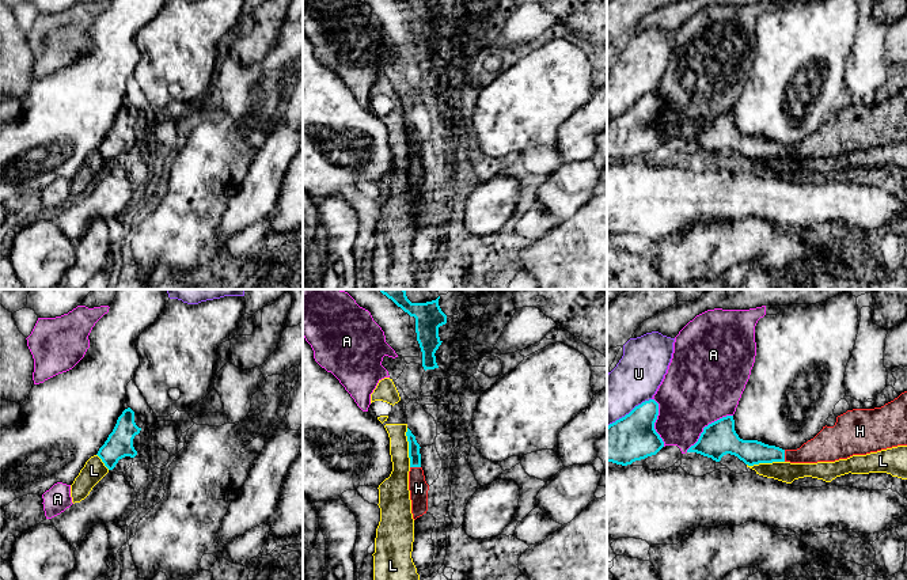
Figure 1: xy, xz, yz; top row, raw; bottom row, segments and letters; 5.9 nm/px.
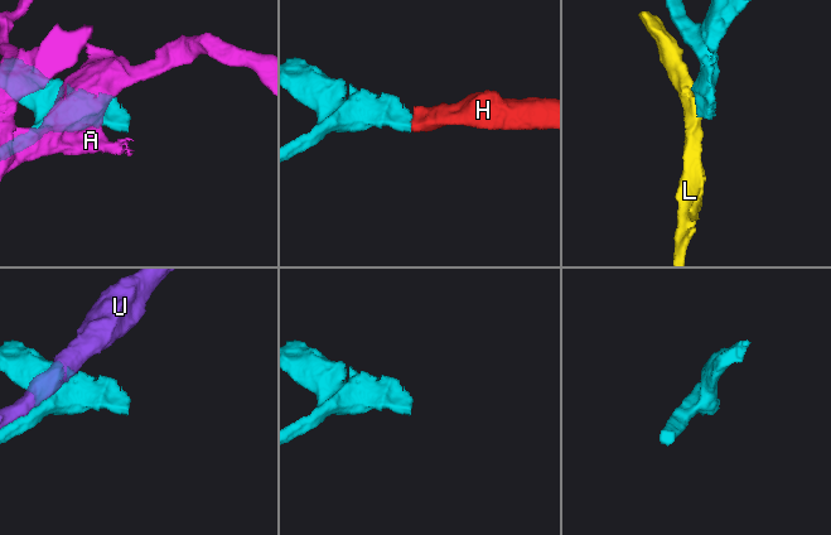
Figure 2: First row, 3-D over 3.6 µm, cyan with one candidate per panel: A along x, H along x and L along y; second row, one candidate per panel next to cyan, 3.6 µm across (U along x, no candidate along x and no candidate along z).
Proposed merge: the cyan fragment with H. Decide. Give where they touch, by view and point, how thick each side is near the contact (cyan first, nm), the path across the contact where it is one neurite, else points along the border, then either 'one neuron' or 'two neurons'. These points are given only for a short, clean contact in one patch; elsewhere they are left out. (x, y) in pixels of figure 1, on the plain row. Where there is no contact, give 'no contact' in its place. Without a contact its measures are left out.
contact yz (784, 151); calibres 150 and 180 nm; way yz (751, 148), (784, 151), (803, 151), (824, 143); one neuron

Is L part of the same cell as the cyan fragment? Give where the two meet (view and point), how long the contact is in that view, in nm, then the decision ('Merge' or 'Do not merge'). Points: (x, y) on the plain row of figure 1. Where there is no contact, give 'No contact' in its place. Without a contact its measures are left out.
Touches cyan at xz (409, 143). Shared border 240 nm. Do not merge

